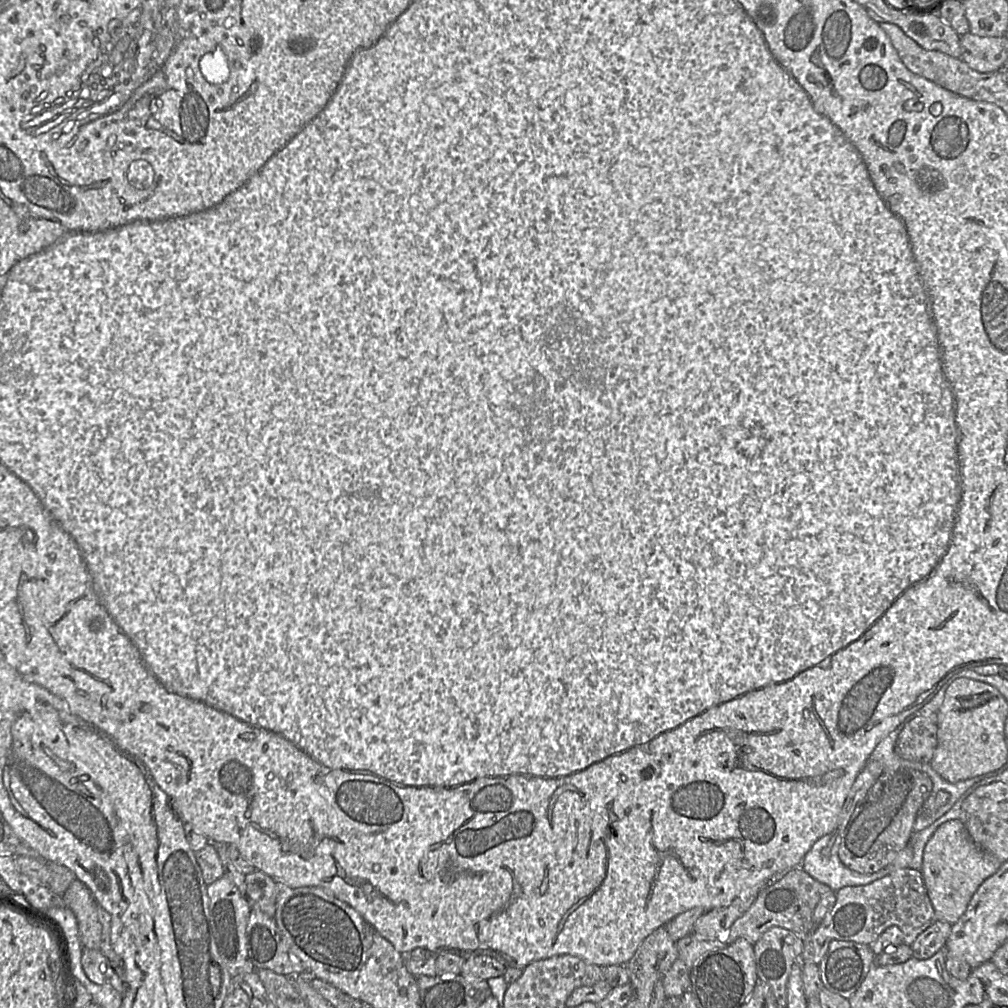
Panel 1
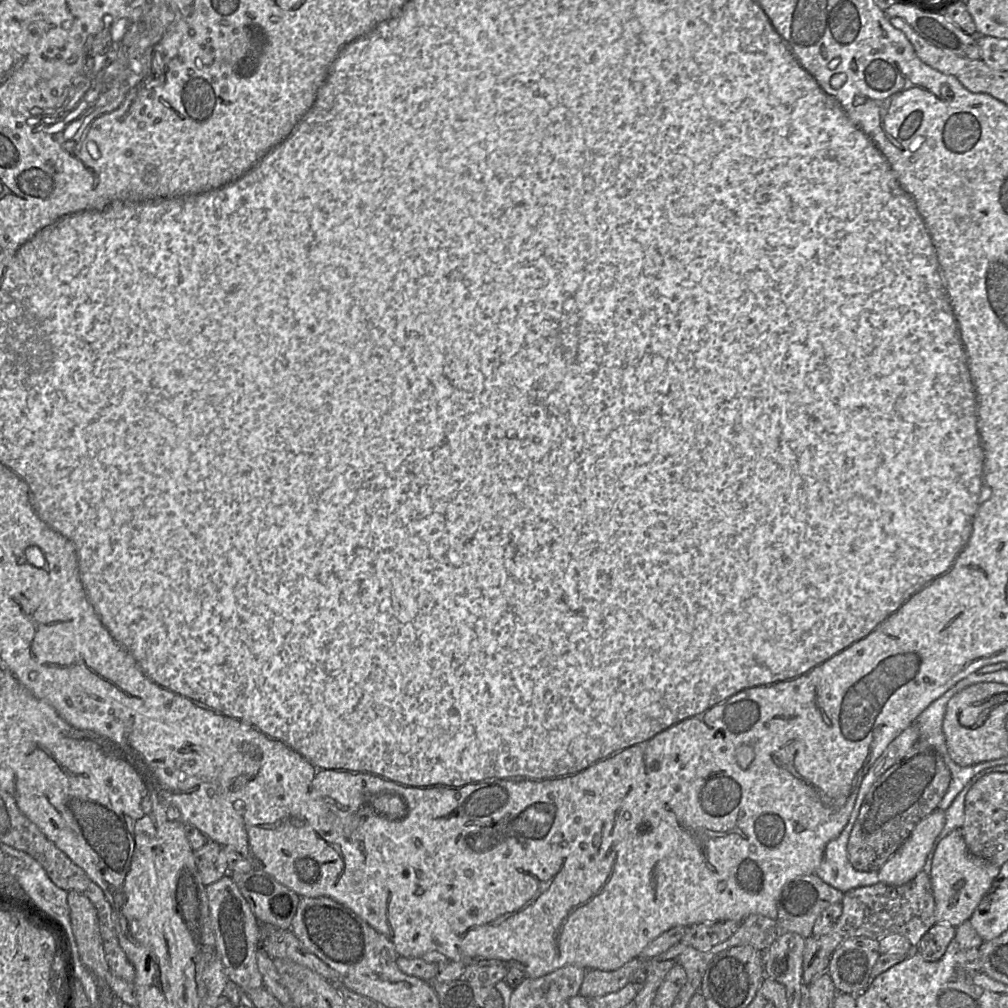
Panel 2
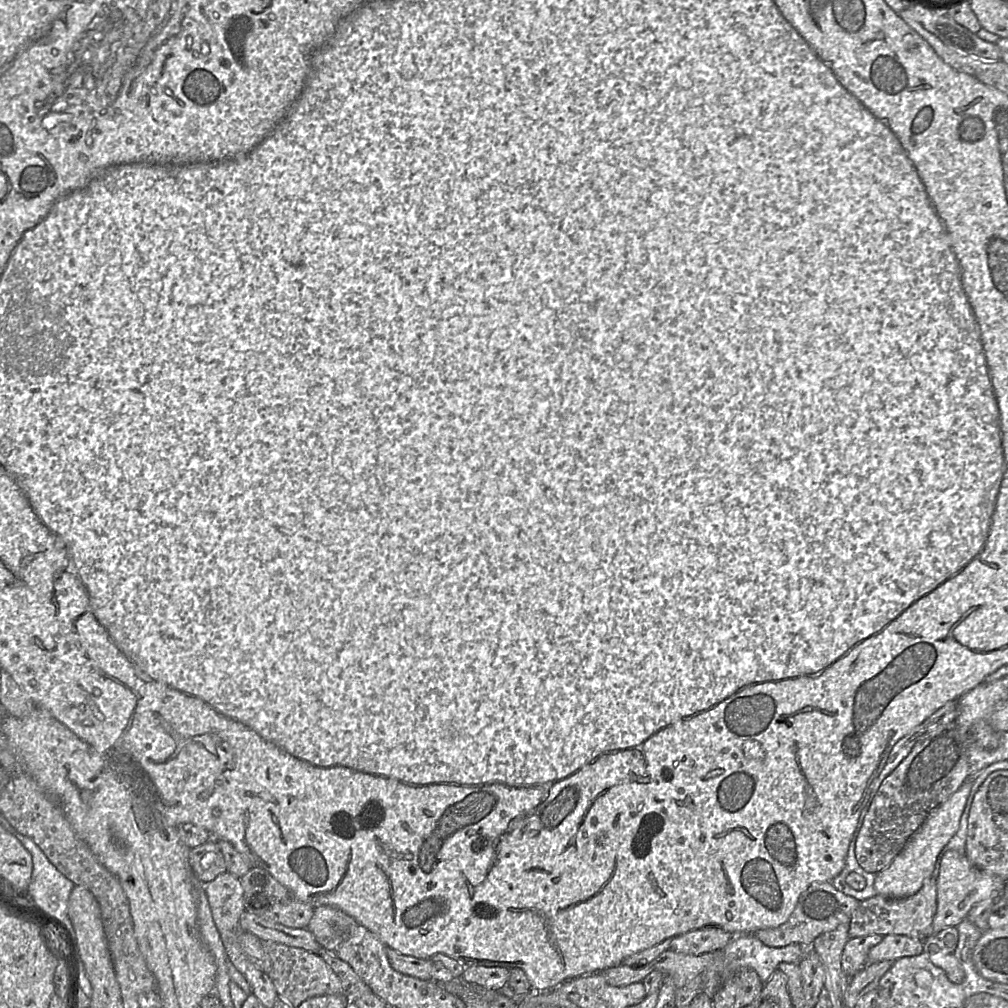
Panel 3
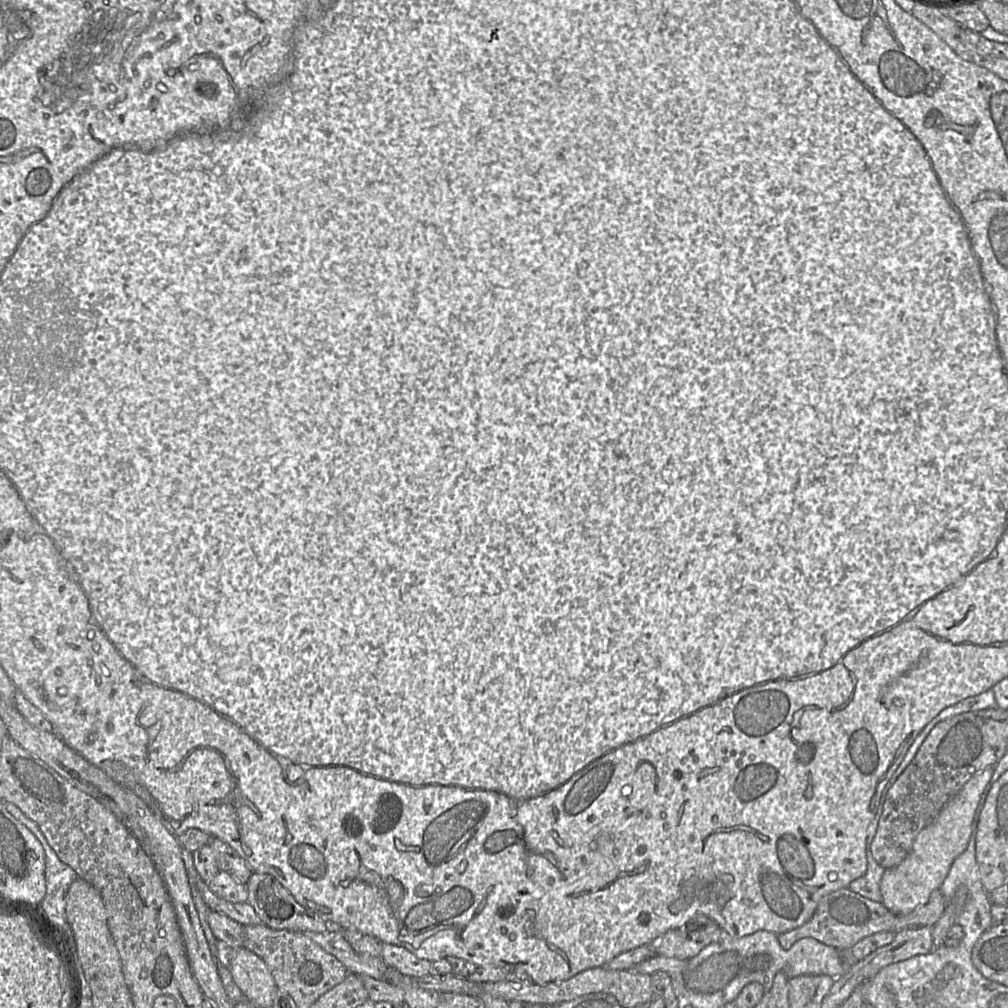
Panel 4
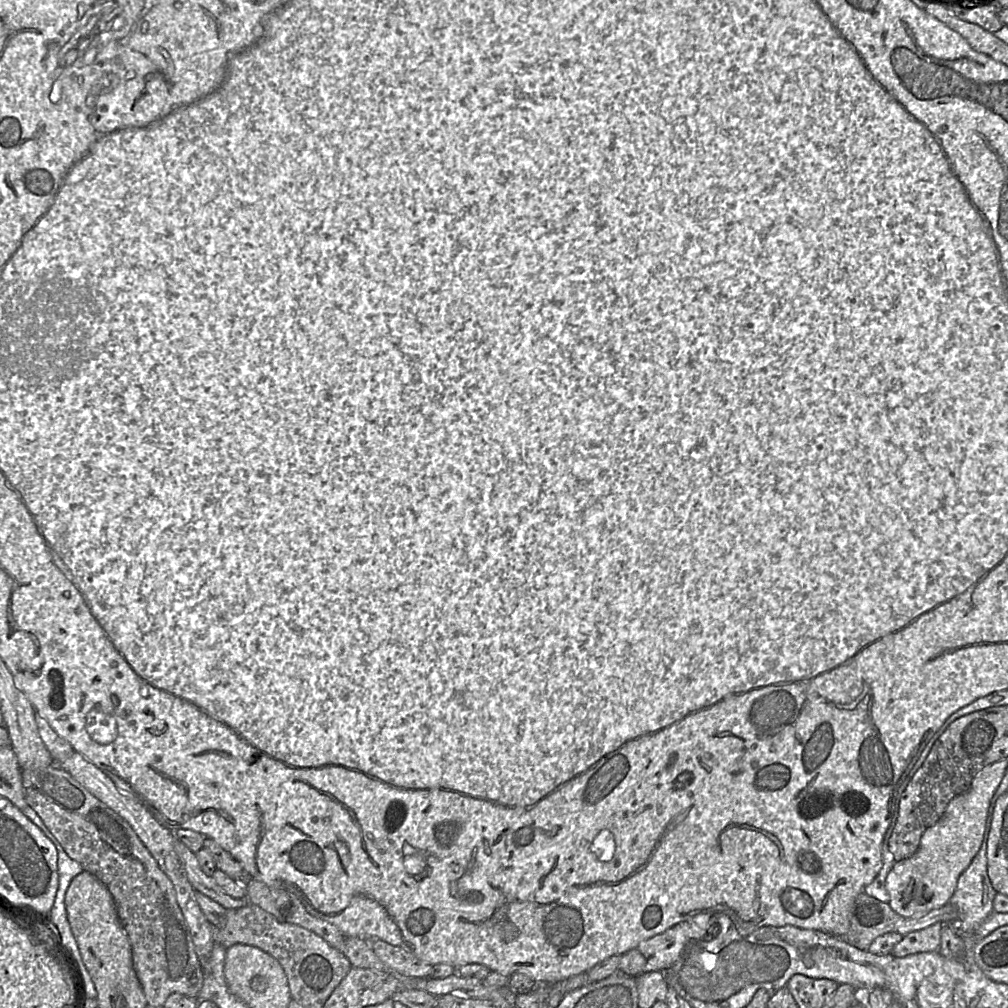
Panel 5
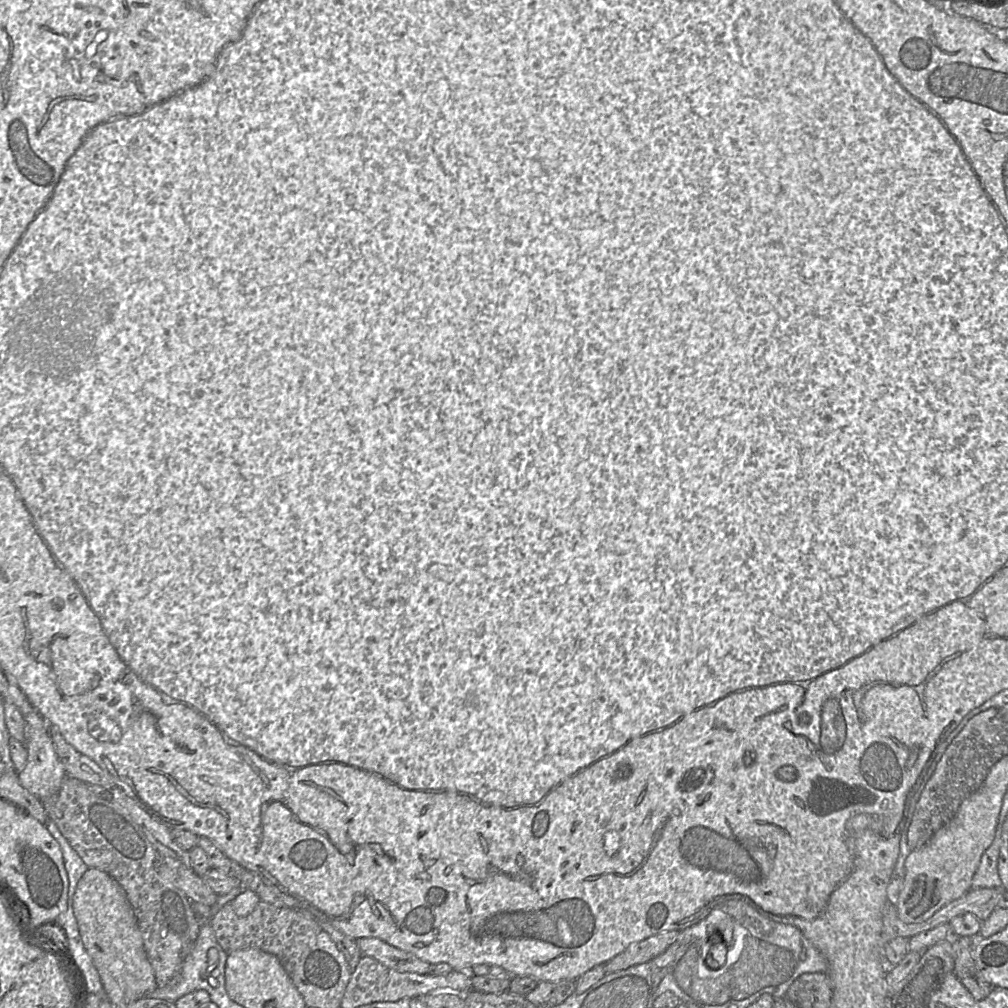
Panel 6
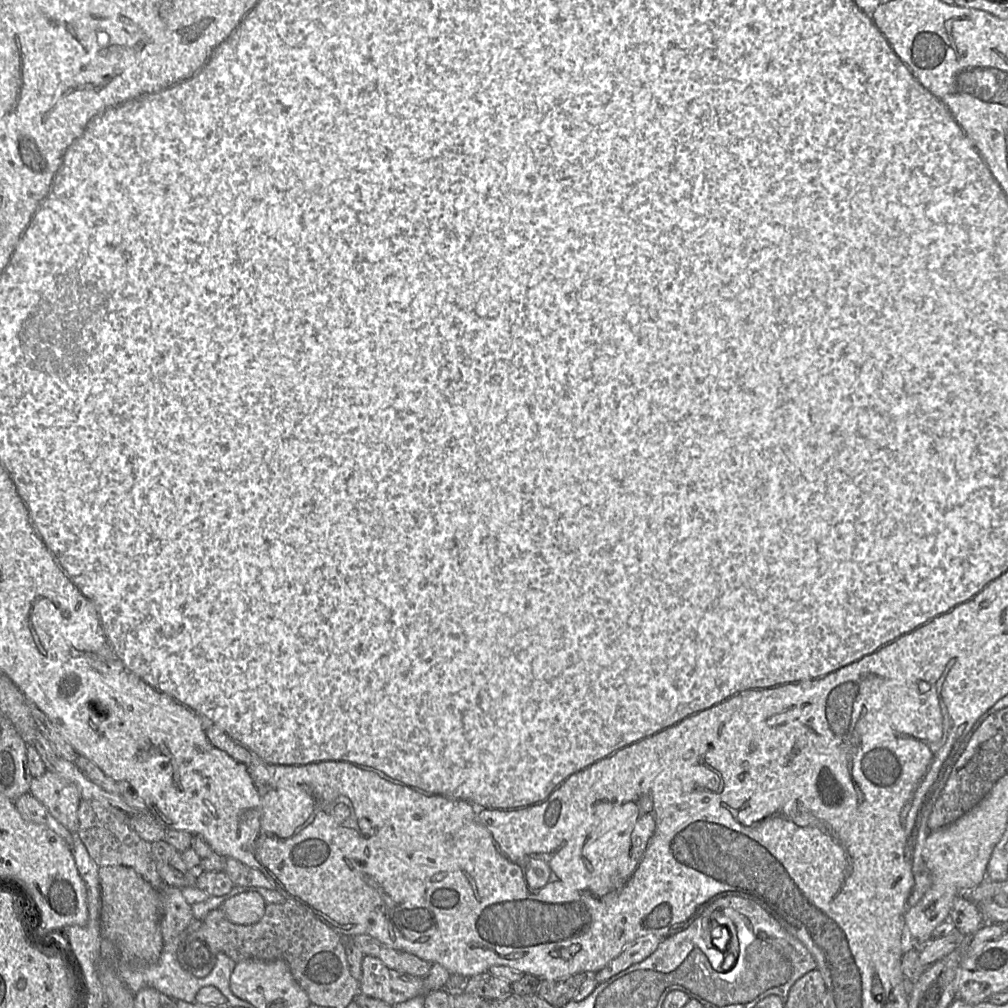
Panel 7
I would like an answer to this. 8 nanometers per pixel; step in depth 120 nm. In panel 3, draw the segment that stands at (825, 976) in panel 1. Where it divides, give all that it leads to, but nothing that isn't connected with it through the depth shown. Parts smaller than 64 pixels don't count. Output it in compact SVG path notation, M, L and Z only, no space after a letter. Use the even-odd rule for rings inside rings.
M882 935L850 938L841 956L841 966L846 975L851 978L860 972L867 964L869 951L879 944L882 939Z

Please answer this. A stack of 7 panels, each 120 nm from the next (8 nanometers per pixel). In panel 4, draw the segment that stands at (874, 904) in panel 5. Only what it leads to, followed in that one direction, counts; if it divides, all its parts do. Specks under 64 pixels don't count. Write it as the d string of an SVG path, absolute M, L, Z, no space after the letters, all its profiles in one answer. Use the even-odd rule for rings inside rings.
M842 888L823 897L808 922L779 934L778 941L784 949L788 949L801 938L811 937L825 945L850 951L858 941L869 935L883 931L897 933L905 929L909 927L906 925L904 915L896 915L881 902L865 898L849 888Z

